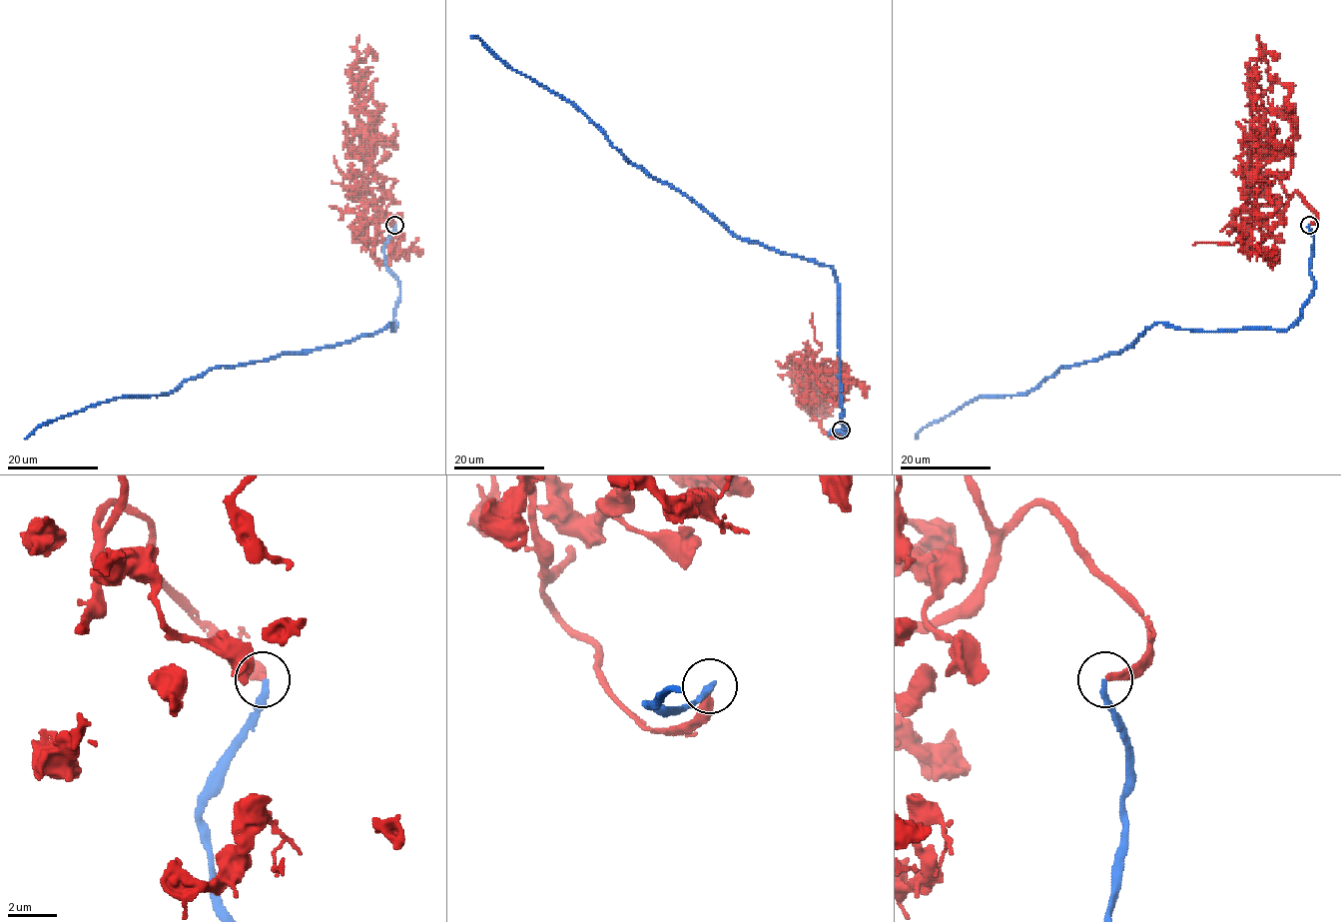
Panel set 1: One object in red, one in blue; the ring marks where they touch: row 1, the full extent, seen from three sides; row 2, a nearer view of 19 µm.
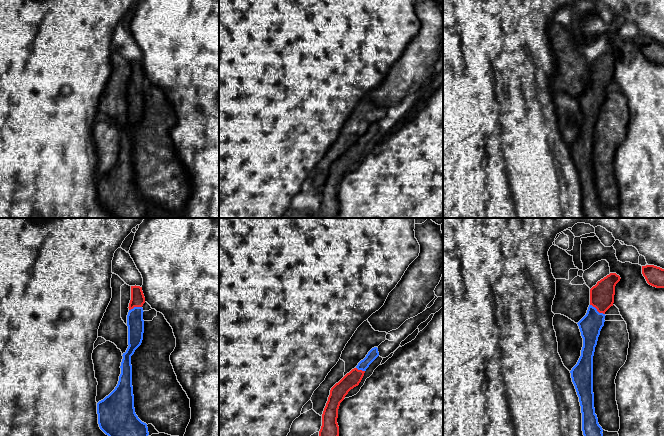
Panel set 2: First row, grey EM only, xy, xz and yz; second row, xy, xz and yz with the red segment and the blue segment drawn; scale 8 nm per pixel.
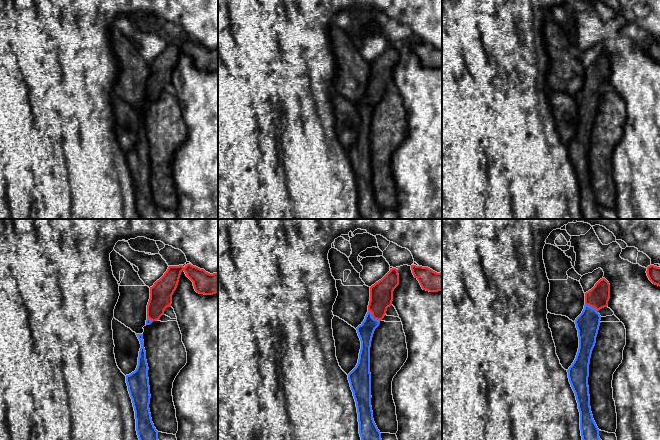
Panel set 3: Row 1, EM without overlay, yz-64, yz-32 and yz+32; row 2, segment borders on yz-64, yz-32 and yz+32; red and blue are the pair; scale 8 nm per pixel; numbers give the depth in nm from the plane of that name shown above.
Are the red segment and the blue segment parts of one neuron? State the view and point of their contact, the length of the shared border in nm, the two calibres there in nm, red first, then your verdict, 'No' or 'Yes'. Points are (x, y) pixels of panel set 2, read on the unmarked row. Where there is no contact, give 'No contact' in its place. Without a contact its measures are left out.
Touches red at yz (597, 86). Shared border 150 nm. Thickness 190 nm (red) against 180 nm. Yes

